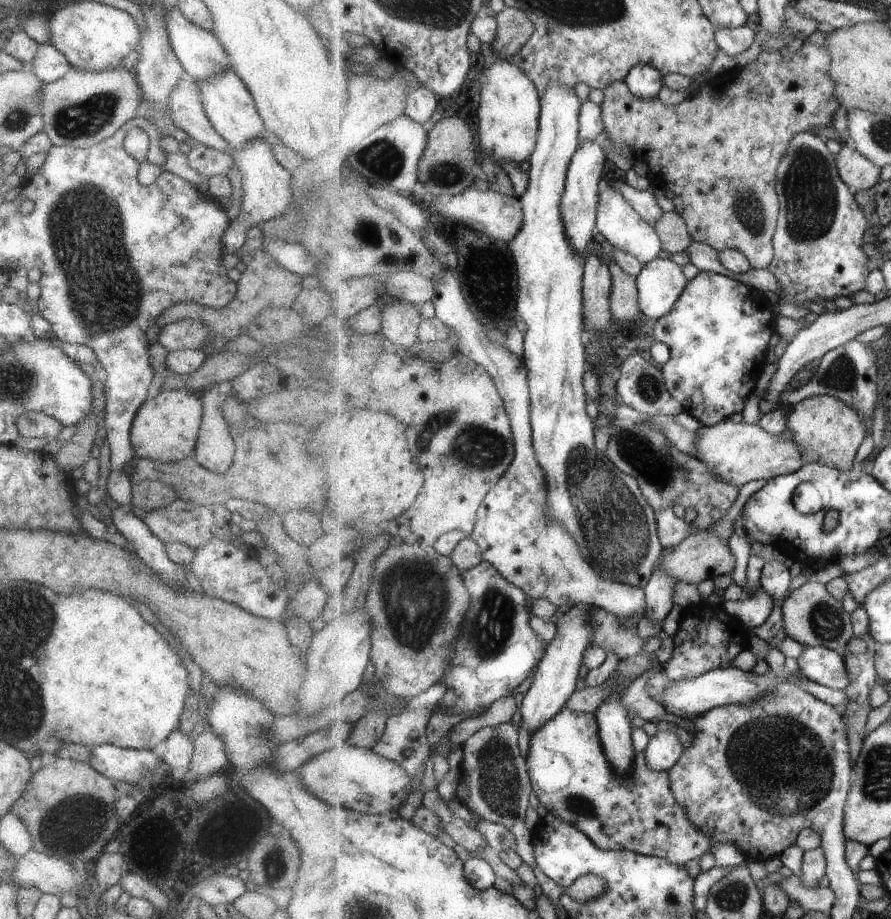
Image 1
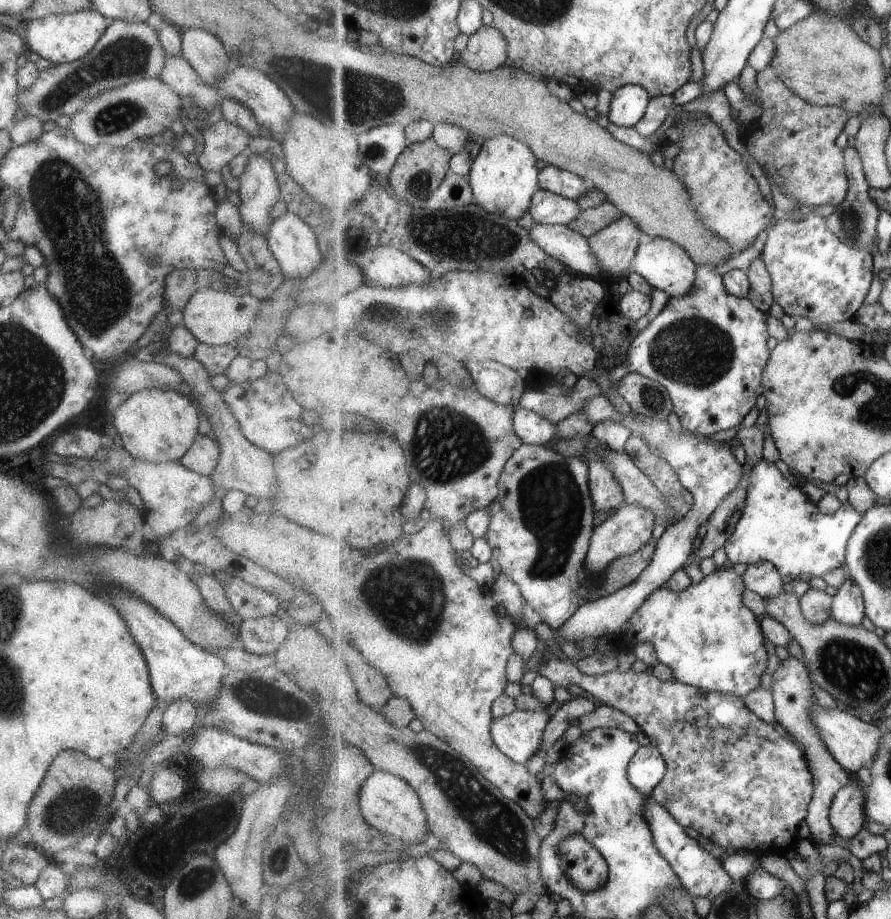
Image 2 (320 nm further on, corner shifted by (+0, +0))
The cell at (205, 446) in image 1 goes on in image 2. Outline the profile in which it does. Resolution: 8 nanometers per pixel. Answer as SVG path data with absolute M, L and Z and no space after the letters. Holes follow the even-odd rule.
M198 434L181 458L178 458L181 466L200 475L208 476L213 470L218 459L219 449L215 440L207 435Z

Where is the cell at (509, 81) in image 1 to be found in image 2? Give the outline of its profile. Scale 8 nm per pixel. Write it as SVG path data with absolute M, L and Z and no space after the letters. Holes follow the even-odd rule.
M509 135L486 139L467 174L475 204L505 219L521 220L527 212L530 212L535 193L540 189L540 169L537 168L537 159L526 142Z

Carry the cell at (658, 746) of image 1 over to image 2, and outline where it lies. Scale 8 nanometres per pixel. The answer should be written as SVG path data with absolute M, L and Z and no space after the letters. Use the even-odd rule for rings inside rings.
M650 744L639 747L638 753L630 760L628 775L631 784L649 796L665 778L667 769L666 758L655 745Z

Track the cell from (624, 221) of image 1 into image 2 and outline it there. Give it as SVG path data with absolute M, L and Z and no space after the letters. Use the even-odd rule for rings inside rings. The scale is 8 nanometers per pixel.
M661 237L651 238L650 242L638 248L631 270L641 273L655 288L665 292L669 298L686 297L694 290L698 280L698 264L679 244Z

